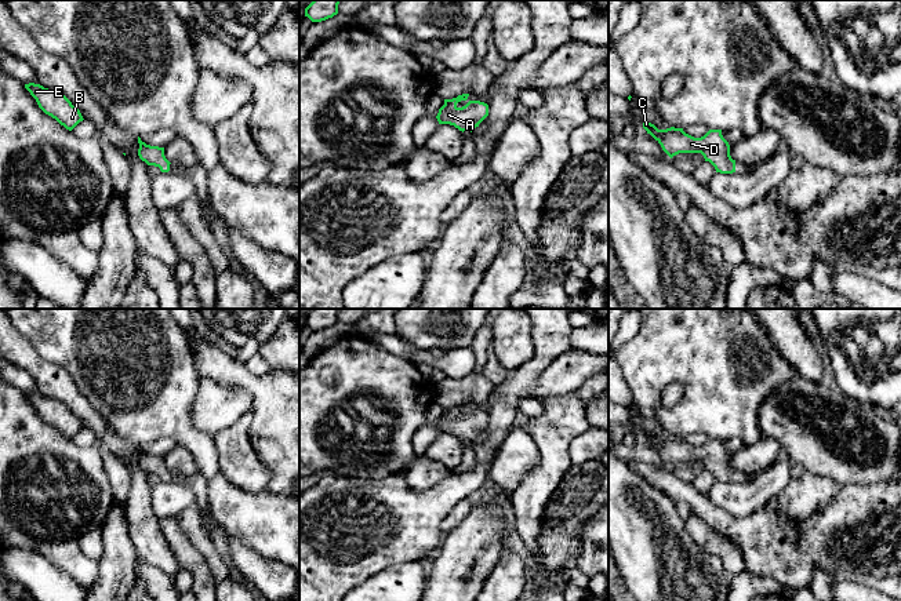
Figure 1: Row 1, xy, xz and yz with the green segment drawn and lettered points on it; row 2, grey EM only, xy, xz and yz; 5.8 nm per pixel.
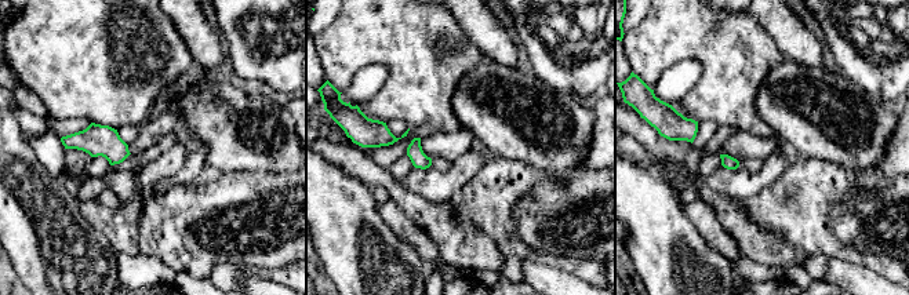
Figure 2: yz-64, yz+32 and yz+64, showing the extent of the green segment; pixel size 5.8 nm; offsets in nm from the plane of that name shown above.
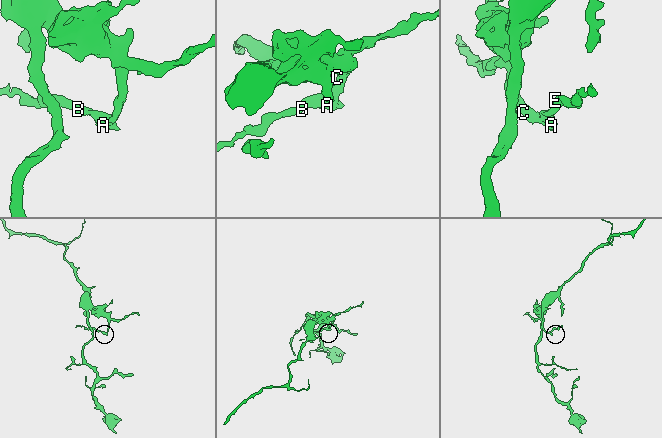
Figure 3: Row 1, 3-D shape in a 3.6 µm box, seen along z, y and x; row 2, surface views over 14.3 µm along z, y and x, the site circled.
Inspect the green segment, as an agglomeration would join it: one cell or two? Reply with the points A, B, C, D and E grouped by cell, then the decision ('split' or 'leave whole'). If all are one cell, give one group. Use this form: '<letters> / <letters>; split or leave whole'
A B C D E; leave whole

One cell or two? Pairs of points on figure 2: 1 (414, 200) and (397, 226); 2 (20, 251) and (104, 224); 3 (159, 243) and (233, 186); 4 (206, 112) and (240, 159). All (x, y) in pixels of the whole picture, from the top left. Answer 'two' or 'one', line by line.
1: two
2: two
3: one
4: one

